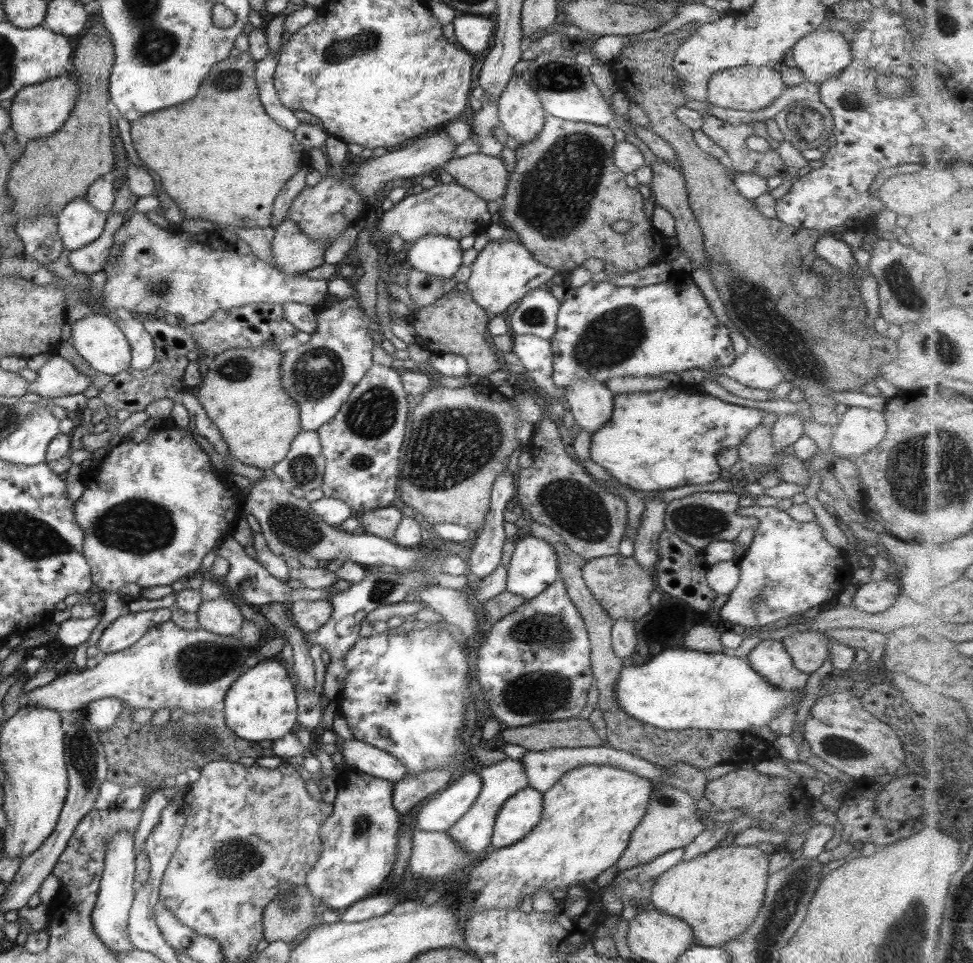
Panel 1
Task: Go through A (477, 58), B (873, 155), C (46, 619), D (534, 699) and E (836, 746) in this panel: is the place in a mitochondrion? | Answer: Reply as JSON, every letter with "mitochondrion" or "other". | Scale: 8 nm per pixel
{"A":"other","B":"other","C":"other","D":"mitochondrion","E":"mitochondrion"}

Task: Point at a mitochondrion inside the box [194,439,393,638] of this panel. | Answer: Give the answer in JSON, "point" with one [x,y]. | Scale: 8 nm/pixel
{"point":[294,527]}

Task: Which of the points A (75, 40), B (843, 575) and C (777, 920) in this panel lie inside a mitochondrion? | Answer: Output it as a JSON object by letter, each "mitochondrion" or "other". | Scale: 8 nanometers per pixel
{"A":"other","B":"other","C":"mitochondrion"}

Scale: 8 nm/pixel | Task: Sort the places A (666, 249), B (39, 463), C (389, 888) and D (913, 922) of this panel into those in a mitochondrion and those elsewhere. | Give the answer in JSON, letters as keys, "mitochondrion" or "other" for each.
{"A":"other","B":"other","C":"other","D":"mitochondrion"}

